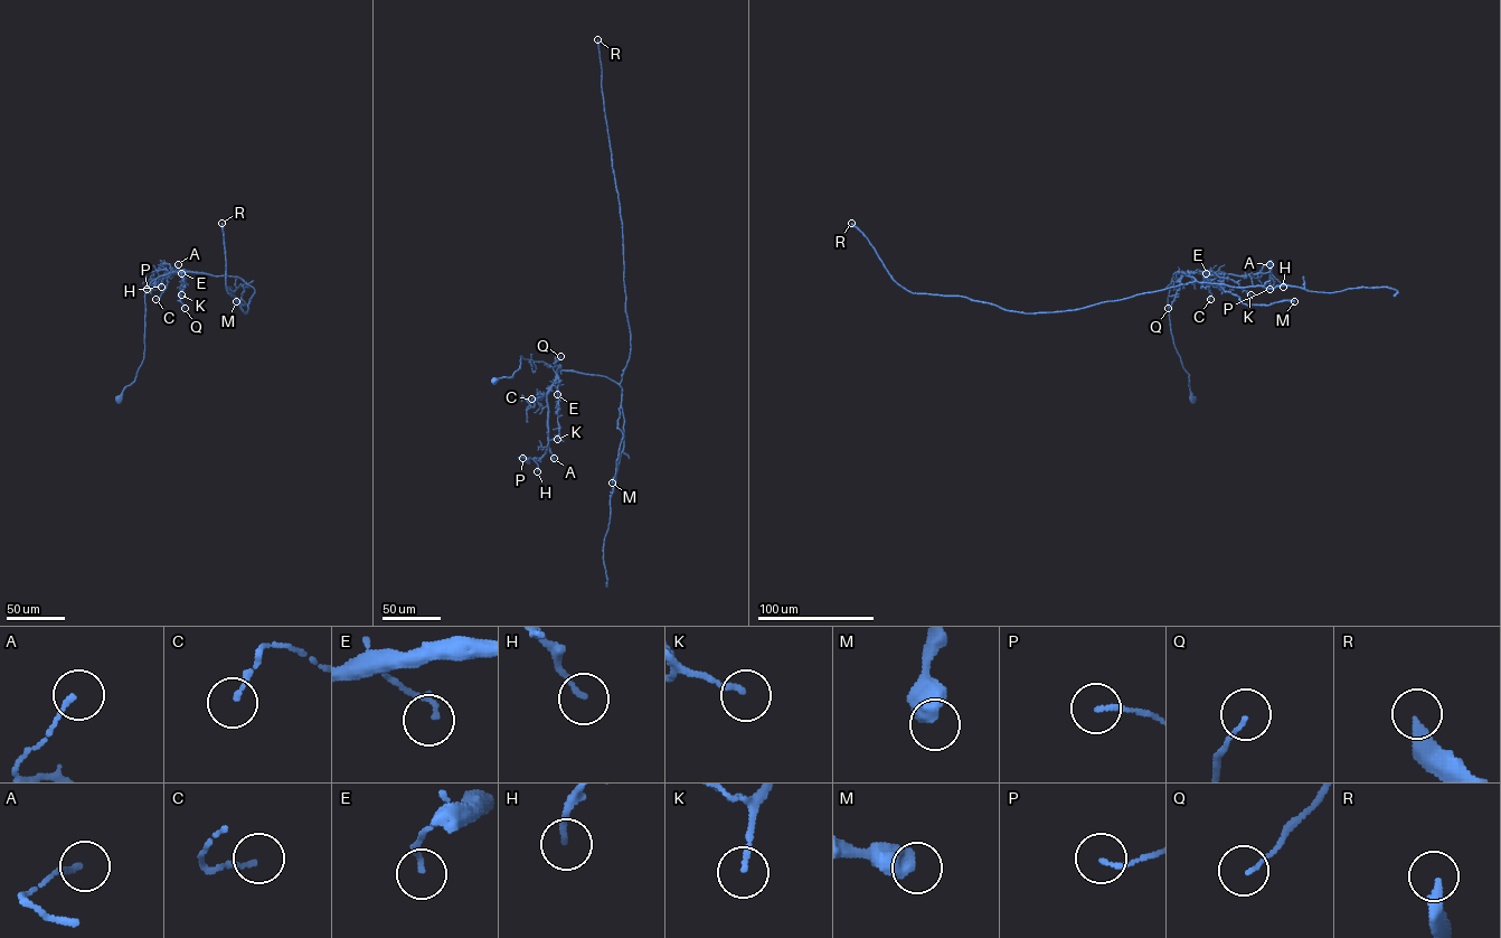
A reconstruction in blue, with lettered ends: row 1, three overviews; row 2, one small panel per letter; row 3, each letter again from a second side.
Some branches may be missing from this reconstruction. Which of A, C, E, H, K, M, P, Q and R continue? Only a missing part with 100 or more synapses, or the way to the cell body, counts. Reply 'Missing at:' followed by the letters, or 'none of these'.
Missing at: R

